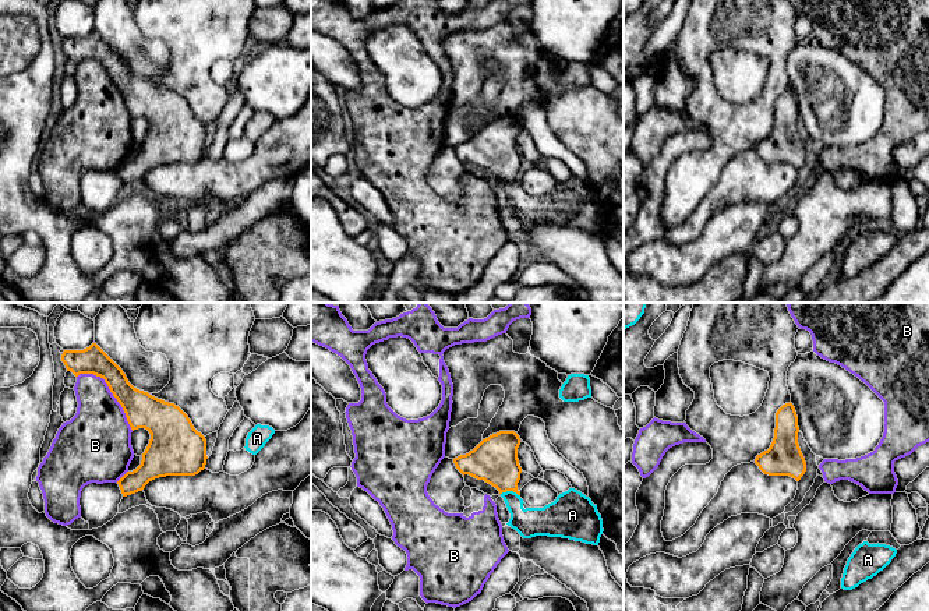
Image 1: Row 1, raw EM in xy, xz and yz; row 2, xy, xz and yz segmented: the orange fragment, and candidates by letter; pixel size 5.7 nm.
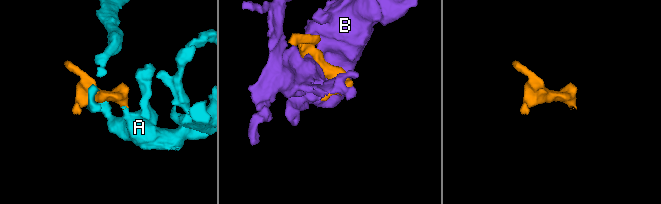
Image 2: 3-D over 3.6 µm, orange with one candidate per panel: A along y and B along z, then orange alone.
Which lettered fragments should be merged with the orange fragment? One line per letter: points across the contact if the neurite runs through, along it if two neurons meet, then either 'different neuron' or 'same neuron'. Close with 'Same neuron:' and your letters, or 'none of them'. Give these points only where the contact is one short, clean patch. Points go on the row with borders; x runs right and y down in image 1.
A: way xz (494, 459), (511, 490), (515, 507), (530, 522); same neuron
B: different neuron
Same neuron: A

